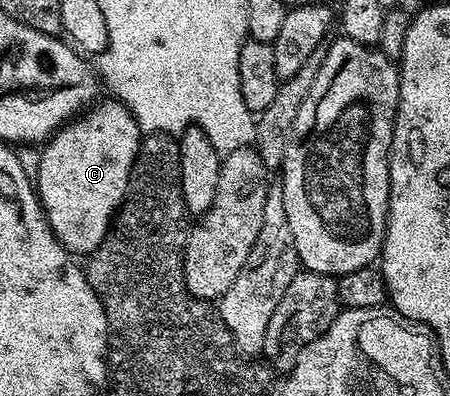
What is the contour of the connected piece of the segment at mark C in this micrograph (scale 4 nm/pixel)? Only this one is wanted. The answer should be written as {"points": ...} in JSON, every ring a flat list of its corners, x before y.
{"points":[[115,99,93,104,83,115,71,120,63,129,57,129,39,150,40,166,34,169,34,184,40,206,48,217,48,225,73,255,91,255,105,237,109,236,117,211,114,209,119,194,128,195,128,180,132,165,140,153,142,134,134,115,123,103]]}

